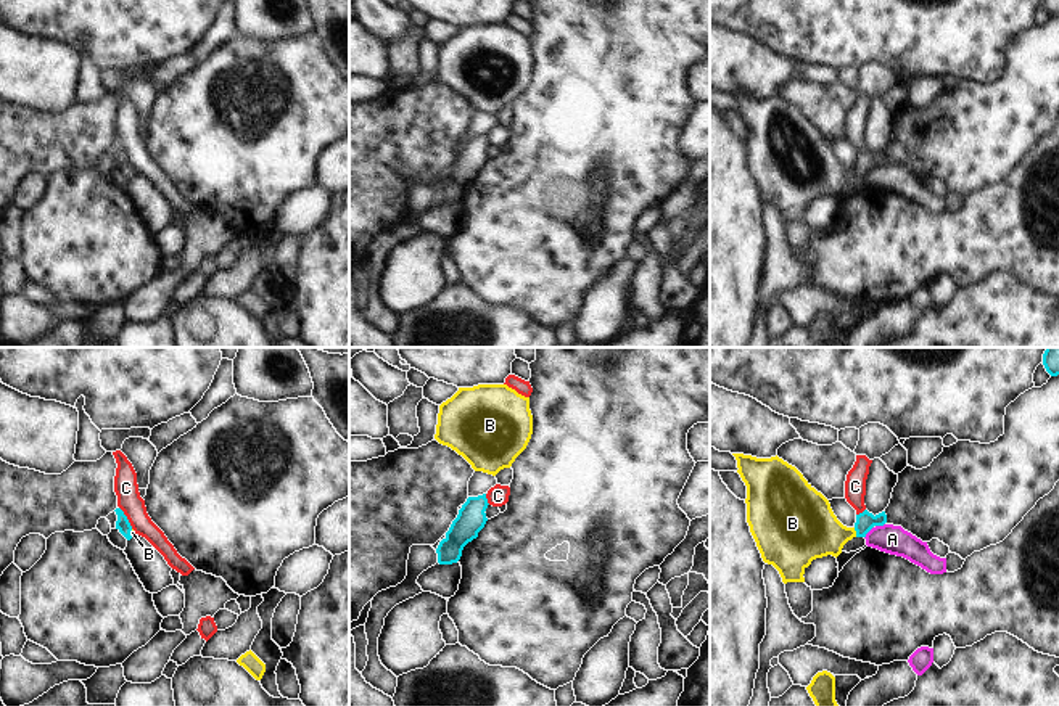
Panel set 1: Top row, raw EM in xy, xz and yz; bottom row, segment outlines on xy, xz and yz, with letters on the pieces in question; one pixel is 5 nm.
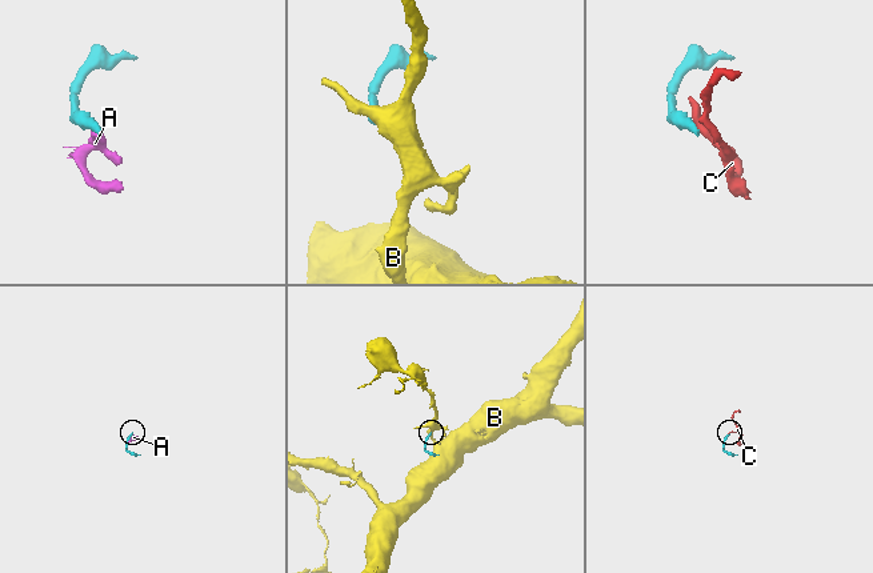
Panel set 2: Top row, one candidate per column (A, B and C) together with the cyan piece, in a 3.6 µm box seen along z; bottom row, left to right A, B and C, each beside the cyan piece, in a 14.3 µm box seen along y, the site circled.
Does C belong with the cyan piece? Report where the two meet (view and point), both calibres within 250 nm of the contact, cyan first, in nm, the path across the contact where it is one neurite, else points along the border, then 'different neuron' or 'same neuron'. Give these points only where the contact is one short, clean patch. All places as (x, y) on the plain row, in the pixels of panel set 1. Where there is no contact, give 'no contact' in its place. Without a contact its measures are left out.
xy (126, 158) | 70/120 nm | along xy (119, 147), (132, 168) | different neuron

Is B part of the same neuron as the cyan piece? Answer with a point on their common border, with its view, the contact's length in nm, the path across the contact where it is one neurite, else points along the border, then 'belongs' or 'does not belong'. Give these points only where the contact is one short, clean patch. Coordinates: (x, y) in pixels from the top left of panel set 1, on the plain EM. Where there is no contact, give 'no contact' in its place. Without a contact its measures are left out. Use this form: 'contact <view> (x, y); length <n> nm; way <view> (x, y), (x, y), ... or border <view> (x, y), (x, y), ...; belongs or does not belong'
contact yz (857, 172); length 50 nm; way yz (865, 161), (857, 172), (818, 172), (807, 168); belongs

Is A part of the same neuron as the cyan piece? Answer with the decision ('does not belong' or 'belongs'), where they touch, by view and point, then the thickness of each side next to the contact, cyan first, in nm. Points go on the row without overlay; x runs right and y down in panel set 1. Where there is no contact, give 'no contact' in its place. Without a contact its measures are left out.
does not belong | yz (868, 171) | 100/140 nm

